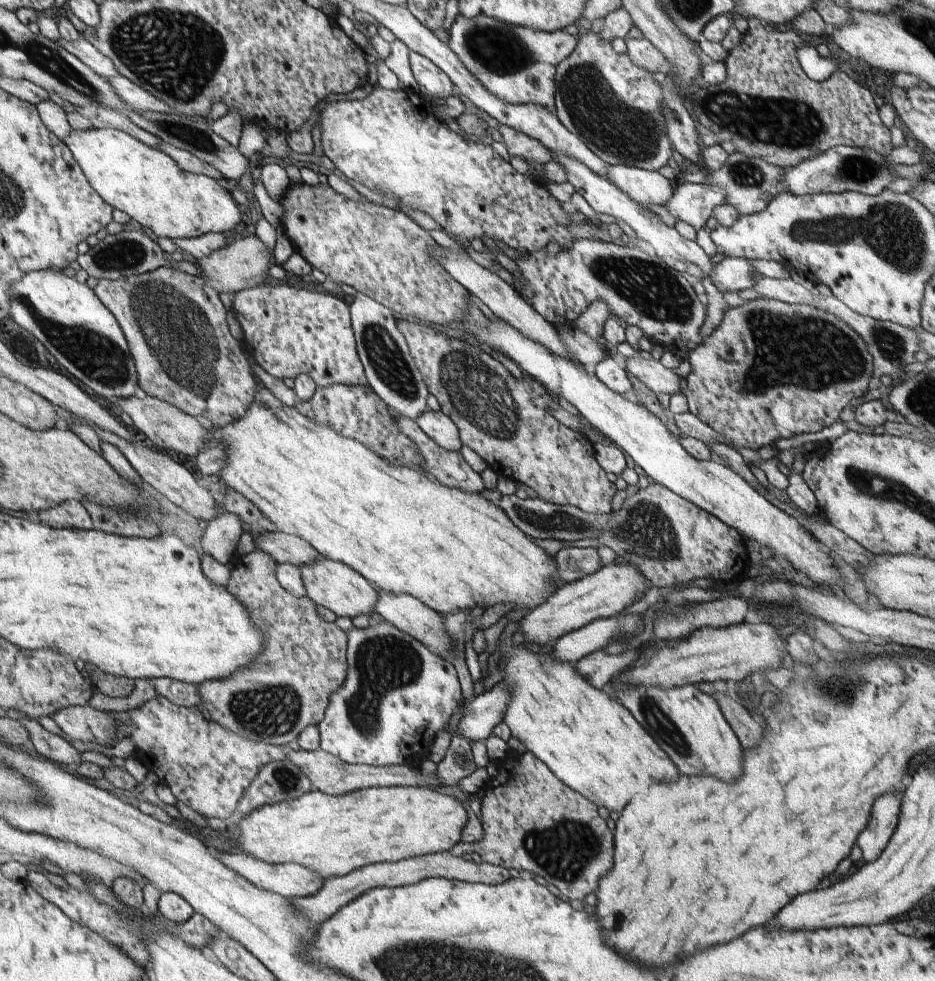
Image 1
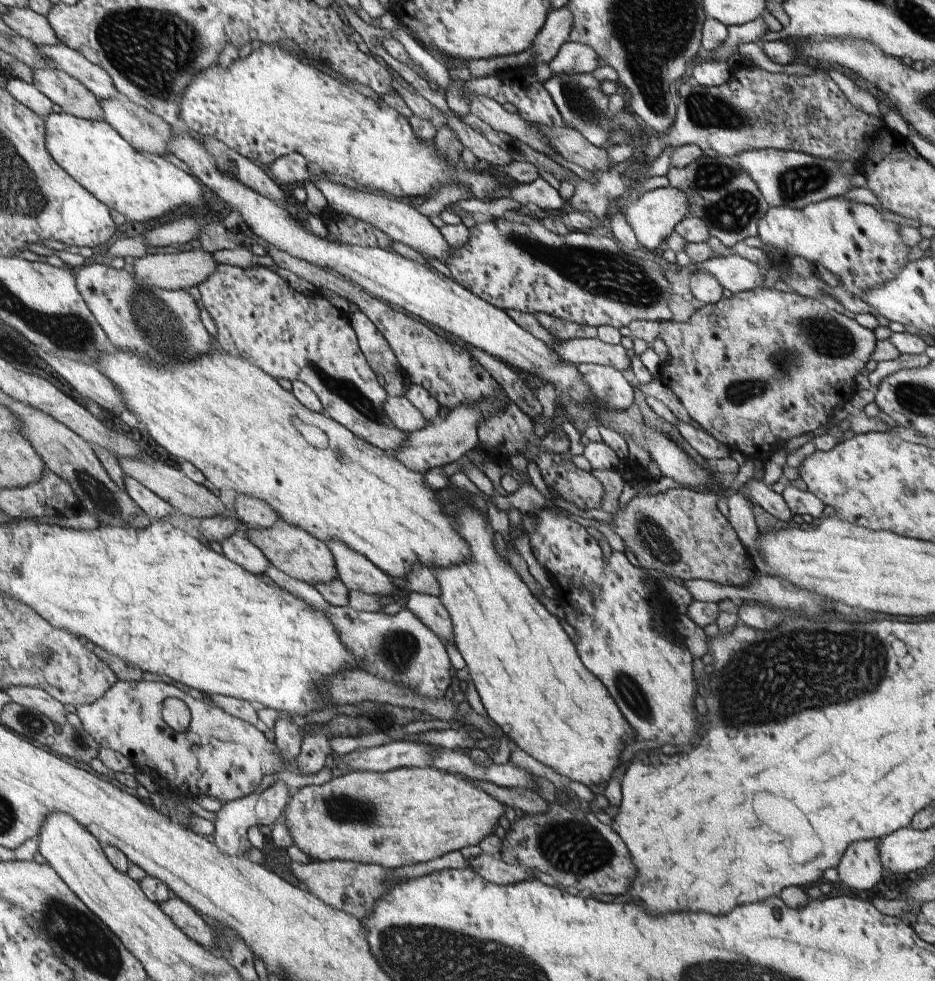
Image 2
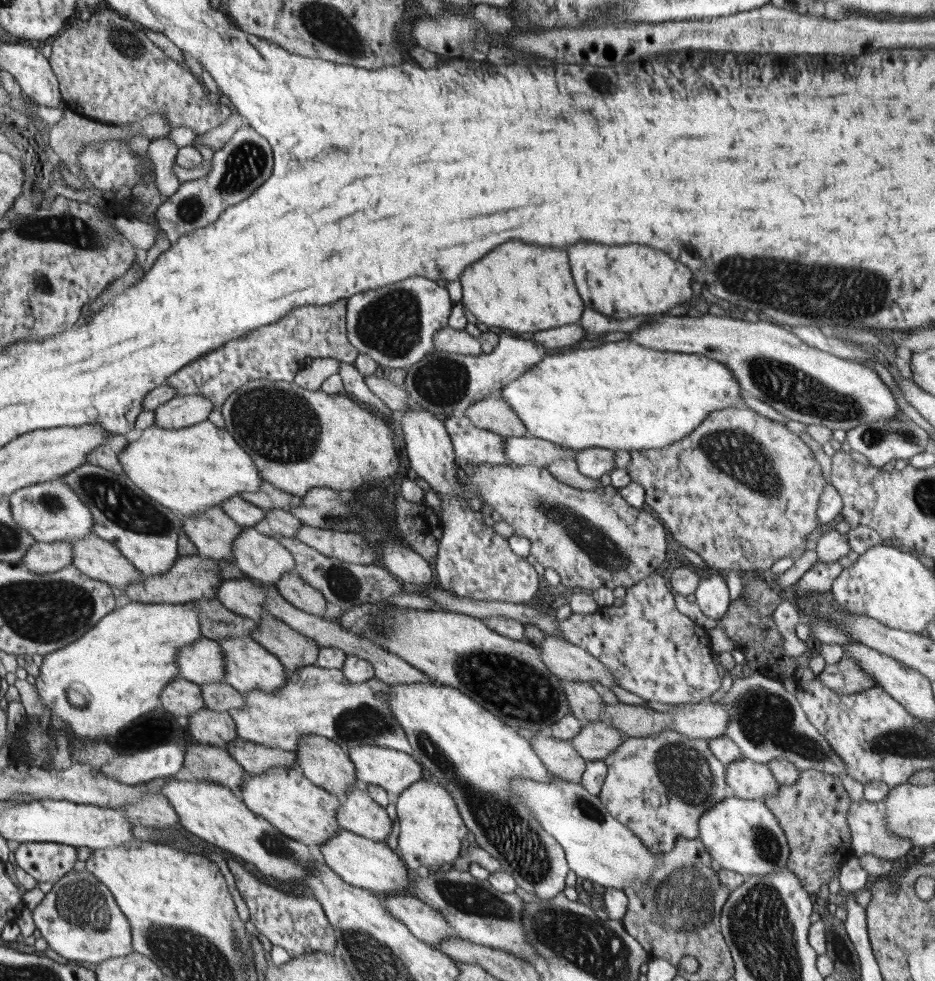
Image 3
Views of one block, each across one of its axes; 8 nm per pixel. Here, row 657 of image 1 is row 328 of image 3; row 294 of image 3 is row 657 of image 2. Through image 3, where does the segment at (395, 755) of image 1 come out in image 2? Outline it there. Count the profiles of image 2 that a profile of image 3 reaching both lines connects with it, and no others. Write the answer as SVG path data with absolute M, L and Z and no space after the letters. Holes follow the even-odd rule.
M273 566L267 568L265 578L269 578L275 586L291 592L299 600L311 604L317 612L323 612L335 624L341 642L355 656L355 660L359 660L363 672L377 676L383 682L407 688L413 694L427 700L441 700L445 696L451 668L445 648L441 640L425 624L421 624L421 620L415 618L409 610L403 608L395 616L385 616L381 612L357 612L349 604L345 608L335 608L323 600L315 586L297 582Z

